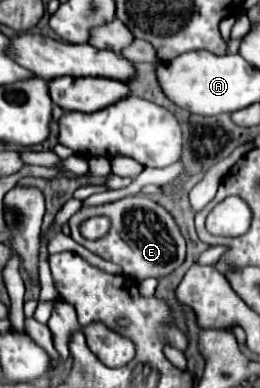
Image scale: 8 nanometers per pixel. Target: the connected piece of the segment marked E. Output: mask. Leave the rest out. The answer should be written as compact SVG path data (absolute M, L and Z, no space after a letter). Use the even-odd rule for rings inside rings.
M144 194L126 196L118 202L110 202L110 204L96 206L96 208L82 208L80 212L76 212L70 218L68 226L72 230L72 238L78 244L82 244L90 252L102 256L104 260L120 264L124 270L124 276L132 278L134 282L142 282L148 276L154 276L154 278L166 276L166 274L174 272L184 262L184 256L186 256L186 242L174 222L174 218L162 206L158 206L154 200L150 200ZM94 216L110 218L112 226L102 238L88 240L80 234L80 224Z

